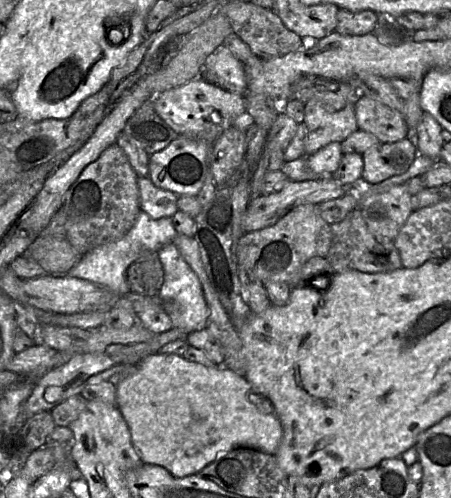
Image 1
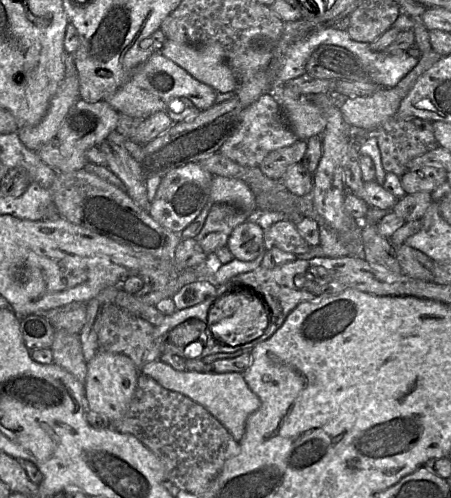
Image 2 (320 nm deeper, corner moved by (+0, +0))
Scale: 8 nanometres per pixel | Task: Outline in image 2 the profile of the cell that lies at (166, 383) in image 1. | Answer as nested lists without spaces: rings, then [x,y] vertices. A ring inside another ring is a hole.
[[[155,360],[146,364],[140,370],[140,374],[151,377],[165,389],[178,392],[202,406],[227,429],[237,442],[244,436],[248,417],[261,406],[259,397],[251,391],[241,373],[177,371],[160,360]]]

